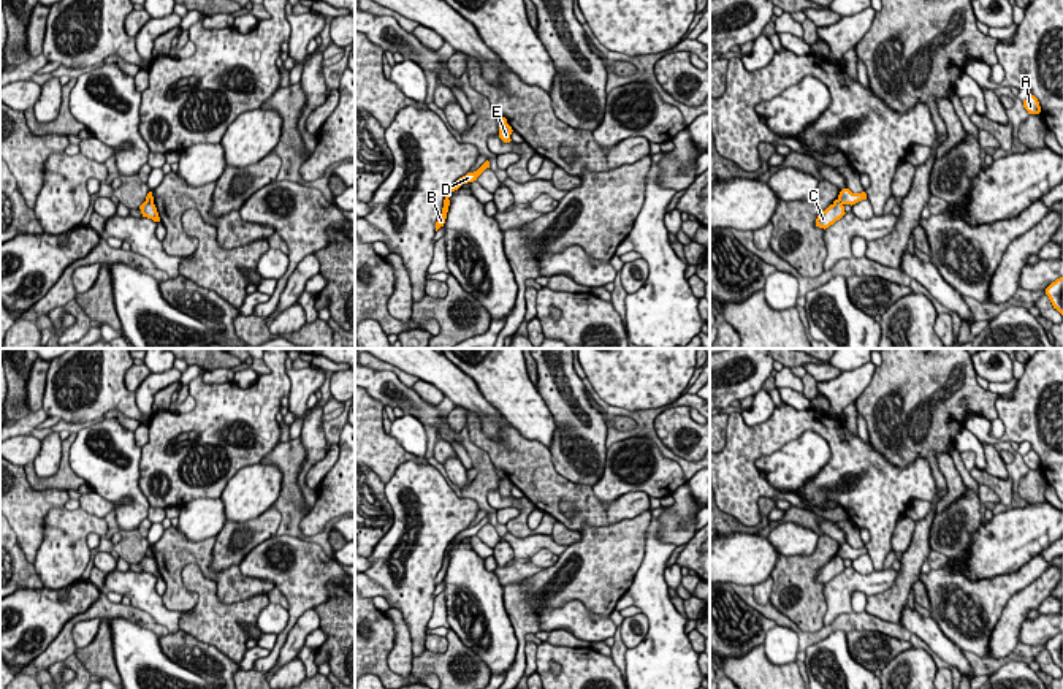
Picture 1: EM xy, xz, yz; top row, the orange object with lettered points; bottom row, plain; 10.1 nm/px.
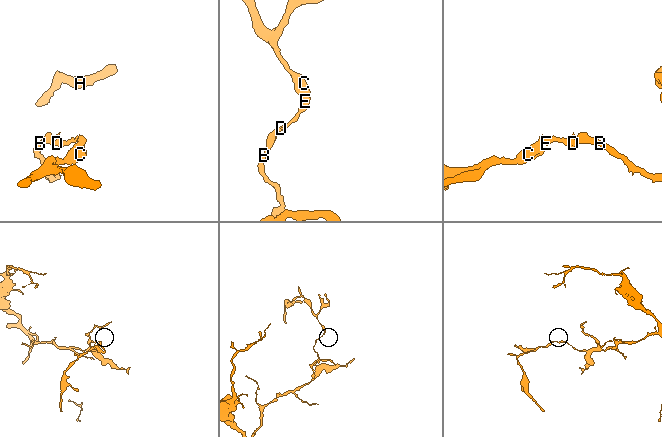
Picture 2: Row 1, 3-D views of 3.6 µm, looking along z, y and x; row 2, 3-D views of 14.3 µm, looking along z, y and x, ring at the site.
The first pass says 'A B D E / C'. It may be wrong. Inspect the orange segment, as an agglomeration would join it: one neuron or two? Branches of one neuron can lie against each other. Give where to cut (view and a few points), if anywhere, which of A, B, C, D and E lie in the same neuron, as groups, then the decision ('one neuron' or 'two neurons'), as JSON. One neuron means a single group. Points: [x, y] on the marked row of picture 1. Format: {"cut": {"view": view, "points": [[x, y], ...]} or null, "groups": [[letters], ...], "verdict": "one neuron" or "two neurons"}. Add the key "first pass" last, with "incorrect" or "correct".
{"cut": {"view": "yz", "points": [[837, 200], [842, 205]]}, "groups": [["A", "B", "D", "E"], ["C"]], "verdict": "two neurons", "first pass": "correct"}

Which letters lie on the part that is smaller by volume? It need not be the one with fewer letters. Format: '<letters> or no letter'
C

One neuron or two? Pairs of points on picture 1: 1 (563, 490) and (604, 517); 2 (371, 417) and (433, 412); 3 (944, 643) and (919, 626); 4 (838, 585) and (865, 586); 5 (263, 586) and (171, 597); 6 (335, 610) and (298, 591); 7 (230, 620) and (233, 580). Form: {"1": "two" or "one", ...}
{"1": "one", "2": "two", "3": "one", "4": "one", "5": "one", "6": "two", "7": "two"}

